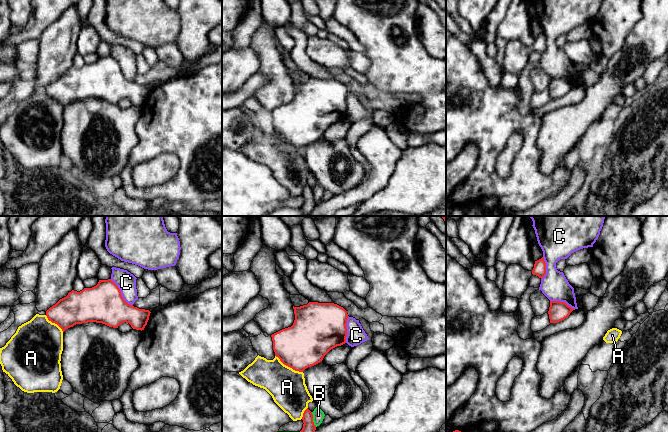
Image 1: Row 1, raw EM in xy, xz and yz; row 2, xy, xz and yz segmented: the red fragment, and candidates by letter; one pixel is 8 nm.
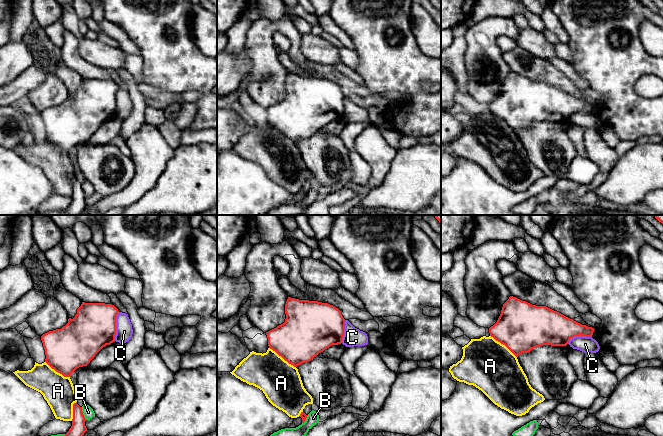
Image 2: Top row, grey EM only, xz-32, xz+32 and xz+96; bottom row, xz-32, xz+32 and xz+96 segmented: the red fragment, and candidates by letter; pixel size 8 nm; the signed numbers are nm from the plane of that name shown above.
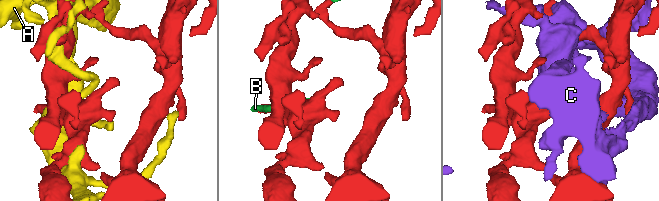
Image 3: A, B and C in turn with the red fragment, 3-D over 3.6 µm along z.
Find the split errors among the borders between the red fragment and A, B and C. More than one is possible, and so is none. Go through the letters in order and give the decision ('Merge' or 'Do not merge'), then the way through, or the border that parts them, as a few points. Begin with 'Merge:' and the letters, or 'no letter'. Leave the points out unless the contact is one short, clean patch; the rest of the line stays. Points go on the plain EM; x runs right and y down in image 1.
Merge: no letter
A: Do not merge
B: Do not merge
C: Do not merge

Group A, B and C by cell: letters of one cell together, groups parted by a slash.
A / B / C

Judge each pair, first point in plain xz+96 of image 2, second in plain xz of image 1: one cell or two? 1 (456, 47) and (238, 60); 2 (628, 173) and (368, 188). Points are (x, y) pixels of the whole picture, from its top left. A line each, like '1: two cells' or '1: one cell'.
1: two cells
2: two cells

